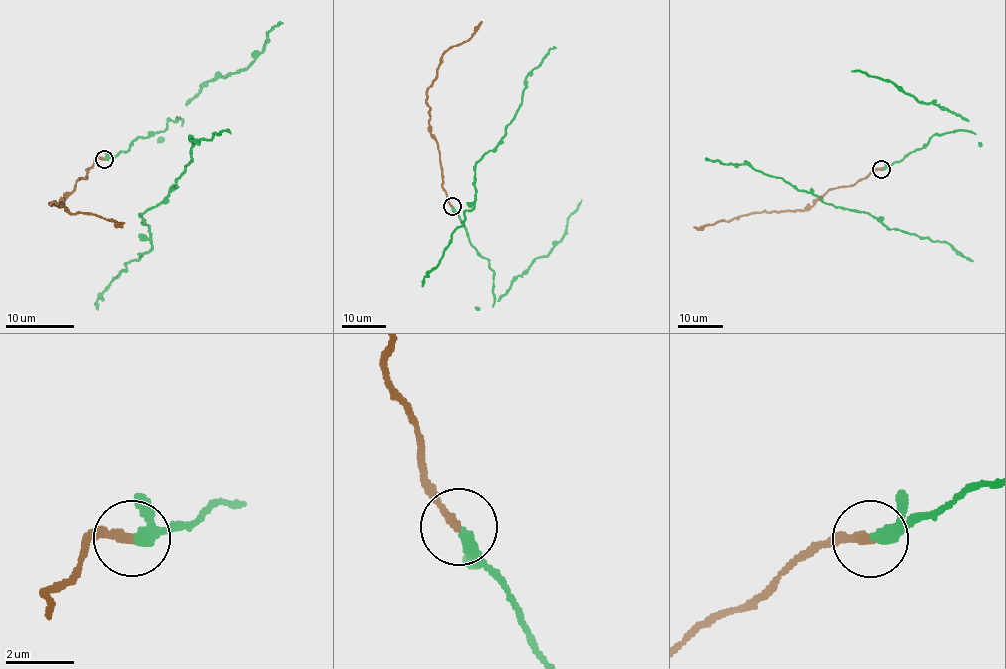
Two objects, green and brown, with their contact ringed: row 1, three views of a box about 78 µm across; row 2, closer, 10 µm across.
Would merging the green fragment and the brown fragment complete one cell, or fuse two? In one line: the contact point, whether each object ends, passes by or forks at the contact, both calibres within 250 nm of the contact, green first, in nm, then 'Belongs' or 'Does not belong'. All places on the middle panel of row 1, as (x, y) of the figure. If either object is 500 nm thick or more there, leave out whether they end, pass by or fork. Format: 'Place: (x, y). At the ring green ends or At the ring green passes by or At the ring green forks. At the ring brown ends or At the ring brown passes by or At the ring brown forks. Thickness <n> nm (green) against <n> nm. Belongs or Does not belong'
Place: (452, 206). At the ring green ends. At the ring brown ends. Thickness 360 nm (green) against 240 nm. Belongs

